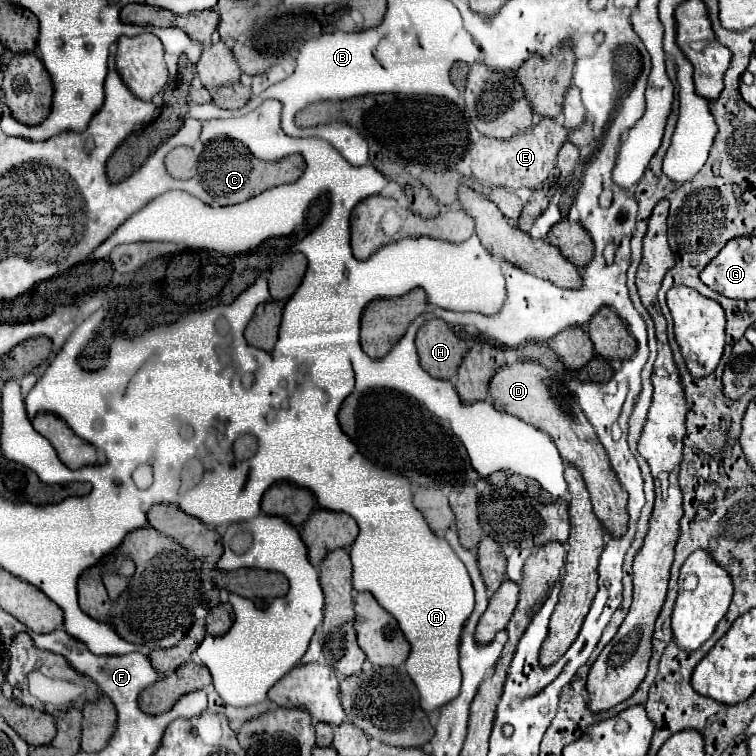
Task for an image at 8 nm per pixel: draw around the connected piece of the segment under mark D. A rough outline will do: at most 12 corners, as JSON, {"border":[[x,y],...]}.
{"border":[[536,362],[500,368],[488,402],[538,426],[584,476],[610,536],[628,494],[566,378]]}

